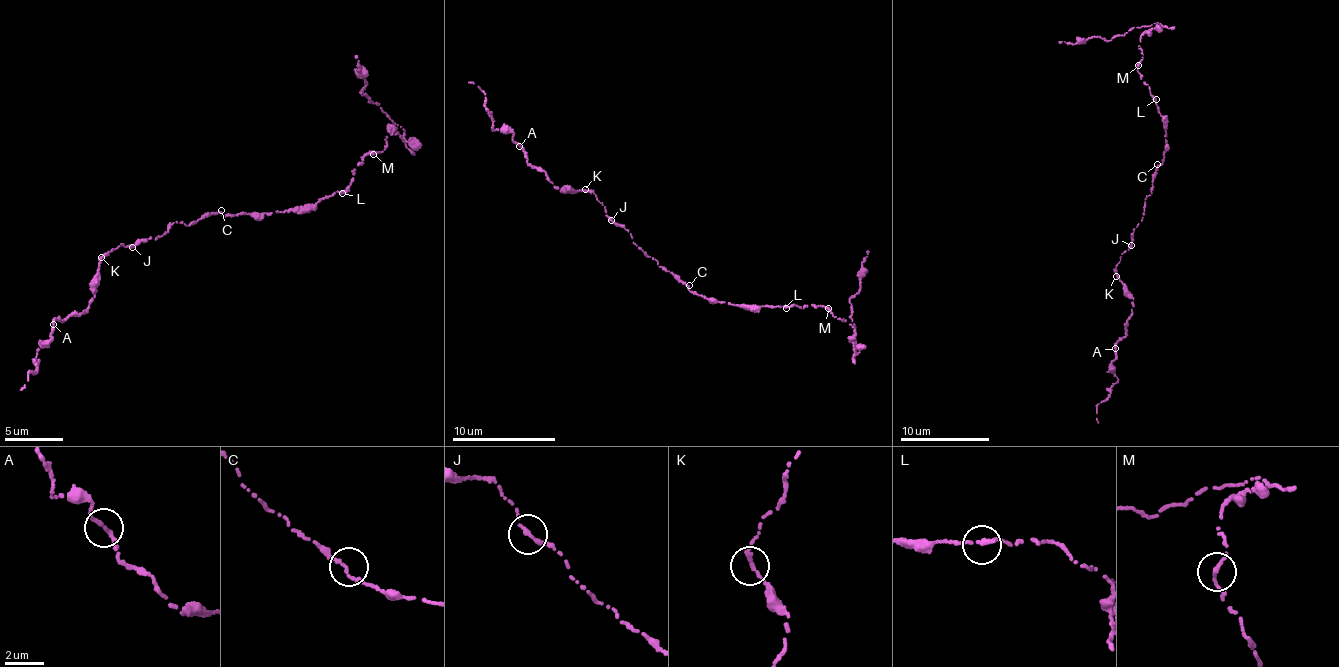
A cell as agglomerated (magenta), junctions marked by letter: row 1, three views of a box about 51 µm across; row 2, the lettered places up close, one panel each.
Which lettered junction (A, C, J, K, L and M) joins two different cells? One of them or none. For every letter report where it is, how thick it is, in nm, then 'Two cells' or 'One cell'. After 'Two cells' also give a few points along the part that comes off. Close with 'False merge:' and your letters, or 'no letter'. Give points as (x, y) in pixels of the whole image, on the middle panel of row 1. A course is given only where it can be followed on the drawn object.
A: Place: (519, 146). Thickness 200 nm. One cell
C: Place: (689, 285). Thickness 180 nm. One cell
J: Place: (611, 220). Thickness 220 nm. One cell
K: Place: (585, 189). Thickness 200 nm. One cell
L: Place: (786, 308). Thickness 200 nm. One cell
M: Place: (828, 308). Thickness 200 nm. One cell
False merge: no letter

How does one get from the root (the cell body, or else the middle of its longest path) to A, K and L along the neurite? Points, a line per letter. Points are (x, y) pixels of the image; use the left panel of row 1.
A: (218, 211), (185, 225), (176, 221), (166, 235), (107, 252), (99, 262), (88, 308), (53, 324)
K: (218, 211), (185, 225), (176, 221), (168, 225), (166, 235), (125, 248), (122, 245), (101, 257)
L: (218, 211), (231, 215), (240, 212), (258, 215), (302, 209), (317, 205), (318, 200), (335, 193), (342, 193)

